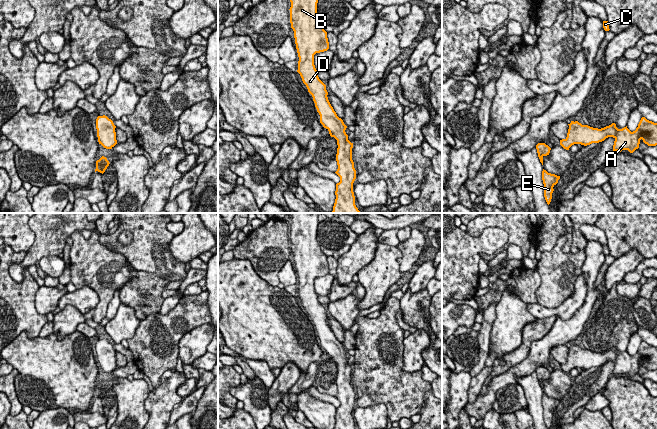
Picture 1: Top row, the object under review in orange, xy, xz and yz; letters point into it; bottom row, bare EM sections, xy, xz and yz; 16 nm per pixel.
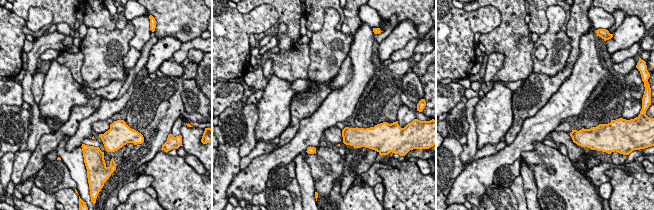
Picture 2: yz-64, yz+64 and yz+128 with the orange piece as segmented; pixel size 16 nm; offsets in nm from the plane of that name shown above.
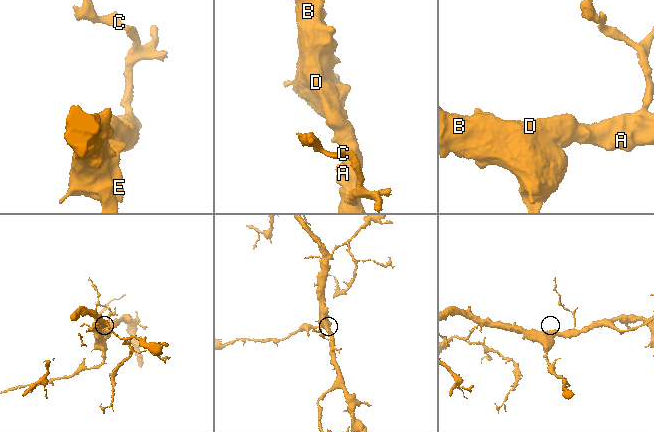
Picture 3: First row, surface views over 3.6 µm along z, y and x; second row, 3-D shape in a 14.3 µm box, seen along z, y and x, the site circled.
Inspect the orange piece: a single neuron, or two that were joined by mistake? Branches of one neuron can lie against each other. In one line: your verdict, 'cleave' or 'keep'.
keep

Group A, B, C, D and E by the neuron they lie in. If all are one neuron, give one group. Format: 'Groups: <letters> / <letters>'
Groups: A B C D E

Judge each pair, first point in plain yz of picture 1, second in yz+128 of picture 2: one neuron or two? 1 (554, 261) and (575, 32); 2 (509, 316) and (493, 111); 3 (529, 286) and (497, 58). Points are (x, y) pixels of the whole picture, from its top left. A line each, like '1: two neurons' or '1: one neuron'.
1: two neurons
2: one neuron
3: two neurons

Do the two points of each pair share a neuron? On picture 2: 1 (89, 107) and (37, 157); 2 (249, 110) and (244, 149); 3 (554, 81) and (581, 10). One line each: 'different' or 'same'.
1: same
2: same
3: same

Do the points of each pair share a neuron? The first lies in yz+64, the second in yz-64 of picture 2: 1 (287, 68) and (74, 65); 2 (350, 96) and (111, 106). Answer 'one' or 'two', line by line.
1: one
2: one

